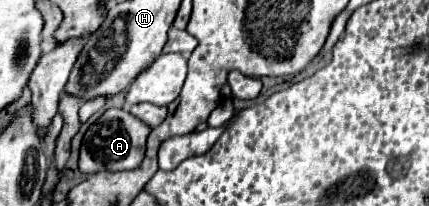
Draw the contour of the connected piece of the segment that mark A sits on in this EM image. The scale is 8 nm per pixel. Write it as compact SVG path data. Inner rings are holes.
M106 110L98 122L94 122L82 142L80 148L80 170L84 174L96 174L102 170L132 170L136 168L146 152L146 138L150 134L150 126L132 116L126 110Z

